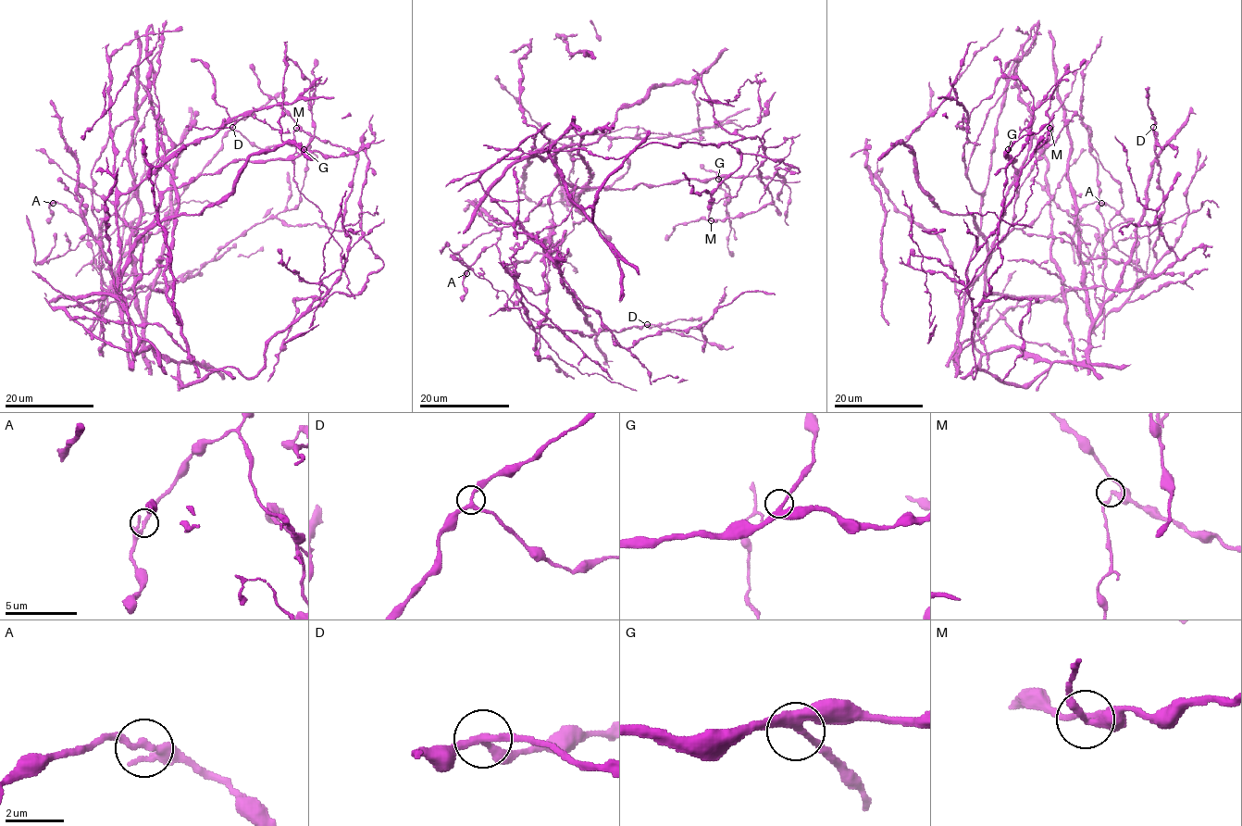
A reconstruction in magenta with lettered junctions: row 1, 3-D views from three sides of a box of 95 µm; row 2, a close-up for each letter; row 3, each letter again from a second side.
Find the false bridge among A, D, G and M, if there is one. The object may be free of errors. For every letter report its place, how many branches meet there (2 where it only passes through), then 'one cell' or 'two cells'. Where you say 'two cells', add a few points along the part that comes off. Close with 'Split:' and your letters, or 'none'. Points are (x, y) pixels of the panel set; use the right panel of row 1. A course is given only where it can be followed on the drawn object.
A: place (1101, 203); branches 3; one cell
D: place (1153, 127); branches 3; one cell
G: place (1008, 149); branches 3; one cell
M: place (1049, 128); branches 3; two cells; course (1049, 127), (1036, 151), (1037, 174), (1024, 214), (994, 247), (958, 299)
Split: M

